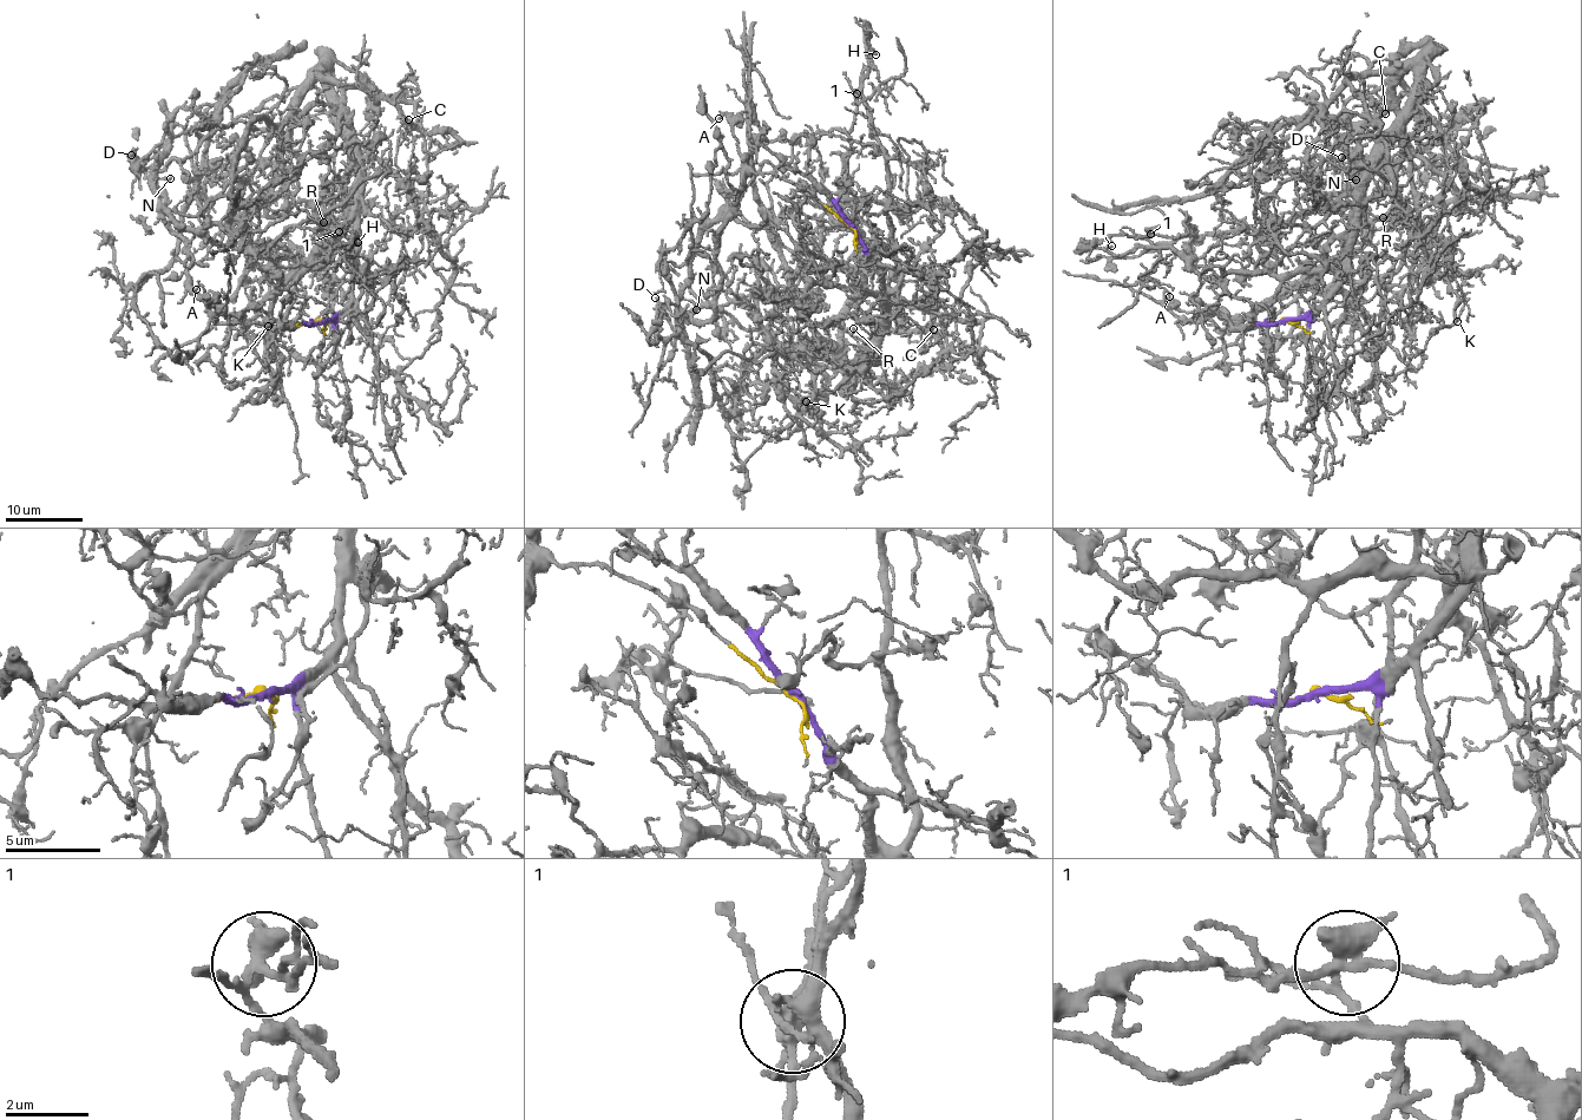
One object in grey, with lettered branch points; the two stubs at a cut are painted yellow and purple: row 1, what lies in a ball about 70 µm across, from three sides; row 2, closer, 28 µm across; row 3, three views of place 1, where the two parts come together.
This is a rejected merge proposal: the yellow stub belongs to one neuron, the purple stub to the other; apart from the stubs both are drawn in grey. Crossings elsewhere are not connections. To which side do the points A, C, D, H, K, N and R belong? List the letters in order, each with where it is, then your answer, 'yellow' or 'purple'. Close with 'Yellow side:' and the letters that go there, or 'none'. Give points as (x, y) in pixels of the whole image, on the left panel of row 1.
A: (196, 289) | yellow
C: (408, 119) | purple
D: (131, 155) | yellow
H: (358, 242) | yellow
K: (268, 326) | purple
N: (170, 178) | yellow
R: (323, 222) | purple
Yellow side: A, D, H, N

